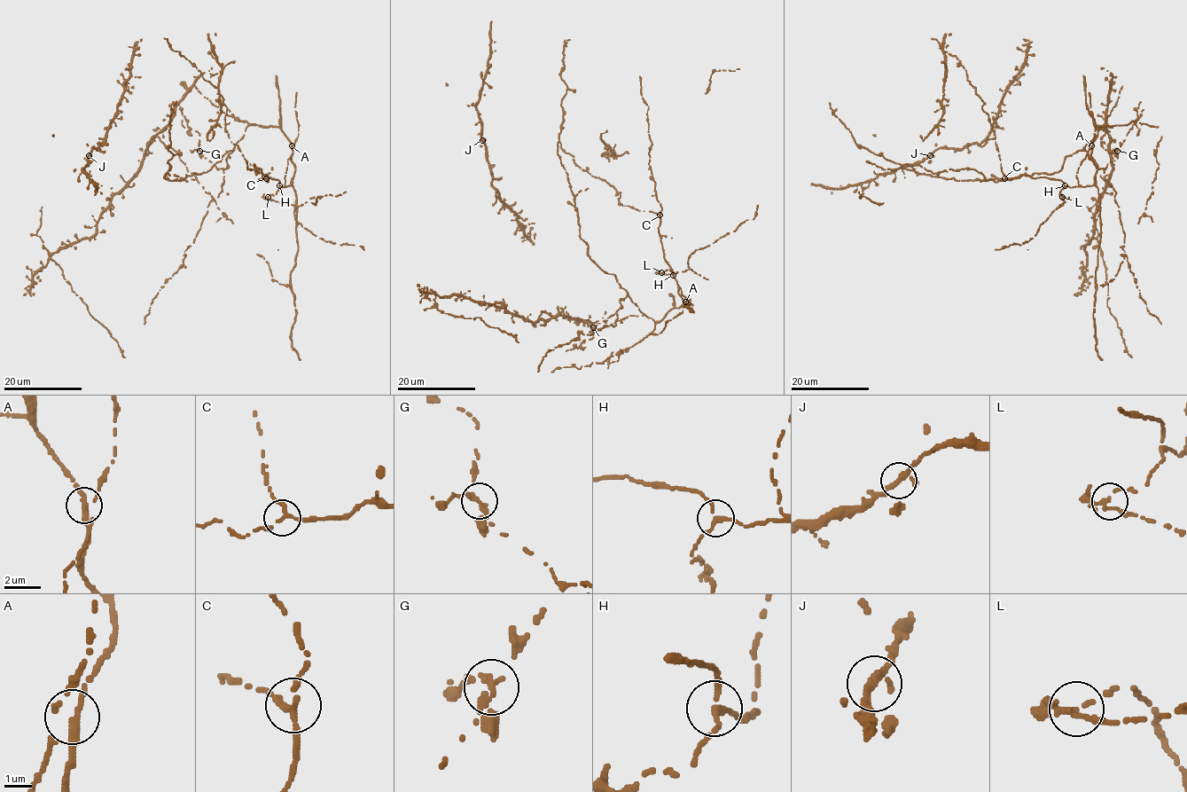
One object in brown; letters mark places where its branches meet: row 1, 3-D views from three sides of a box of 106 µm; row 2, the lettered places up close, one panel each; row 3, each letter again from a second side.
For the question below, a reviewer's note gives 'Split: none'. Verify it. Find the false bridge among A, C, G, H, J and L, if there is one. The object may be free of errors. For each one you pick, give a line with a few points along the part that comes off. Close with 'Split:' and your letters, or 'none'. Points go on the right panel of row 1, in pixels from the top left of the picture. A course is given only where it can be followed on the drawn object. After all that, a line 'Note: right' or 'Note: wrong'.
L: foreign part runs (1062, 198), (1065, 200), (1039, 227), (1032, 239), (1021, 244), (995, 249)
Split: L
Note: wrong

